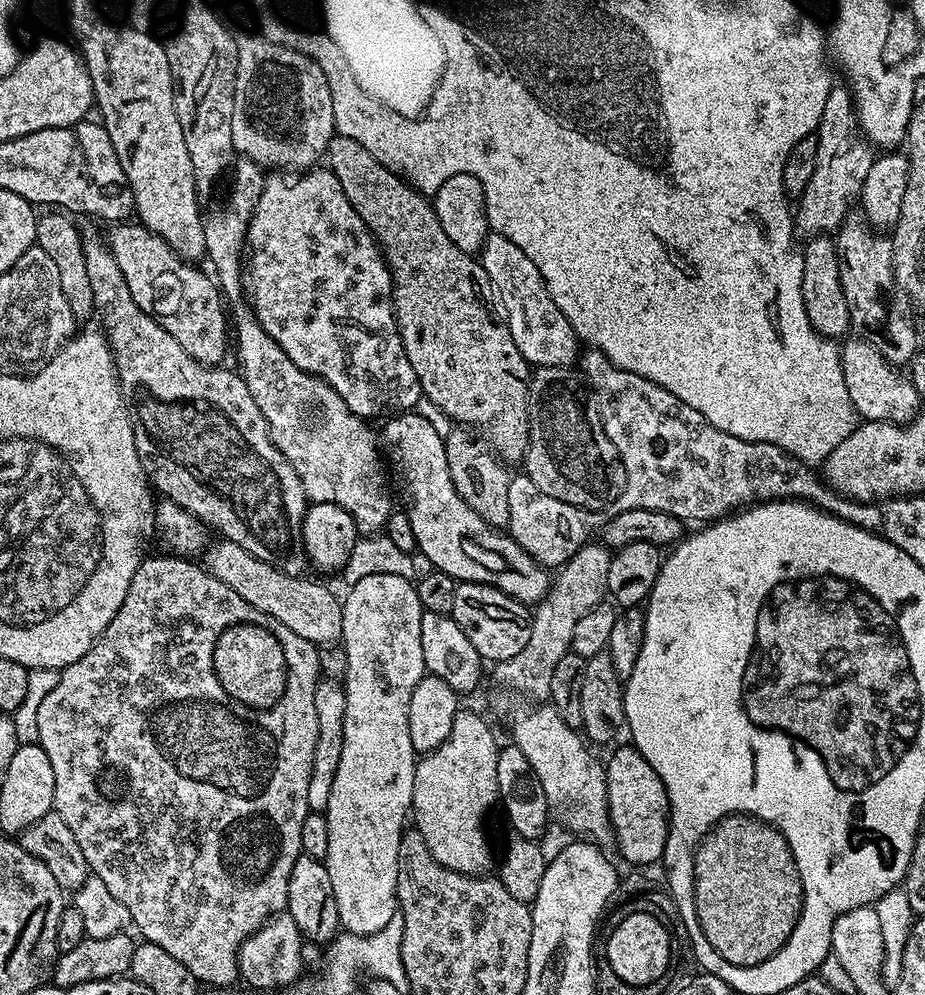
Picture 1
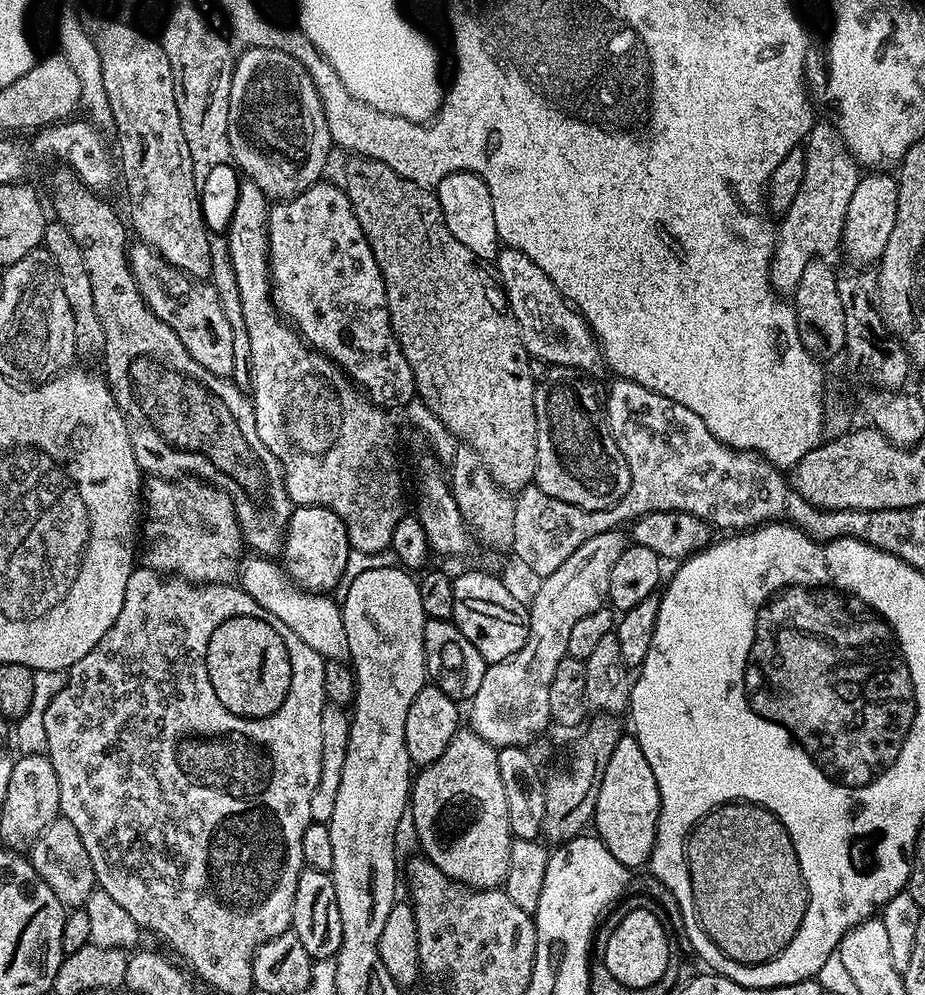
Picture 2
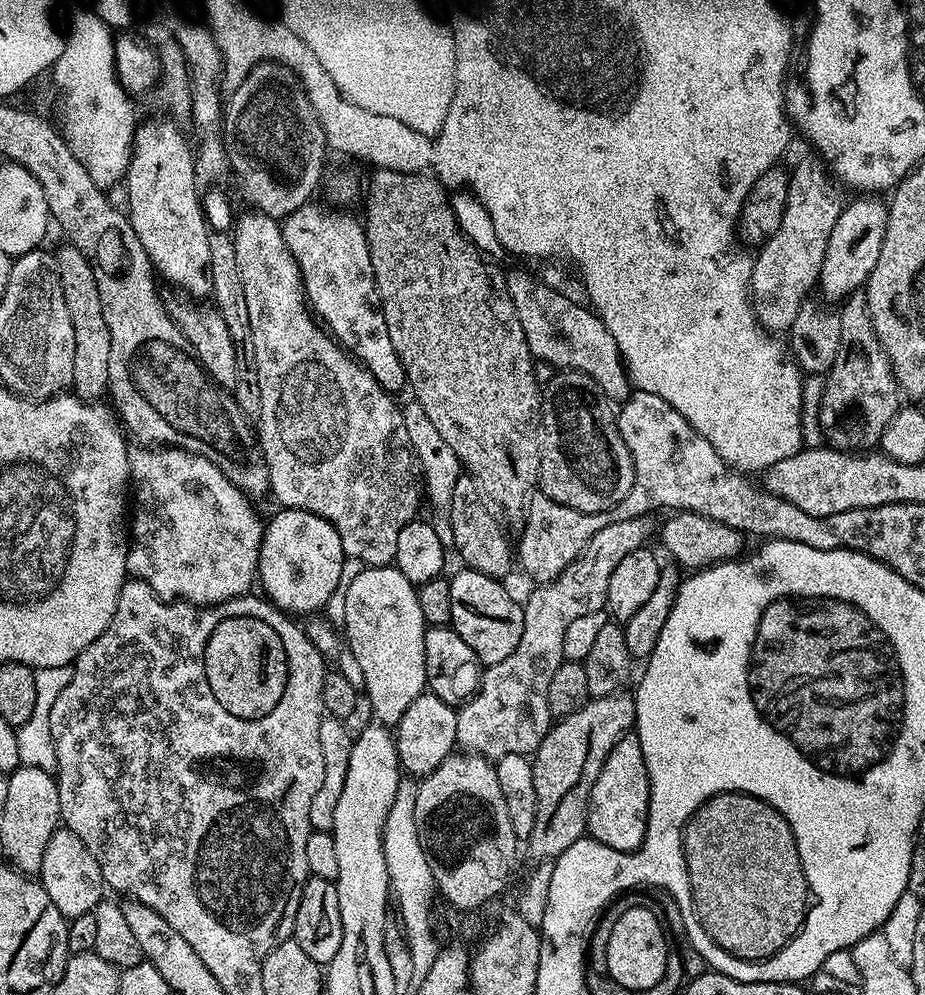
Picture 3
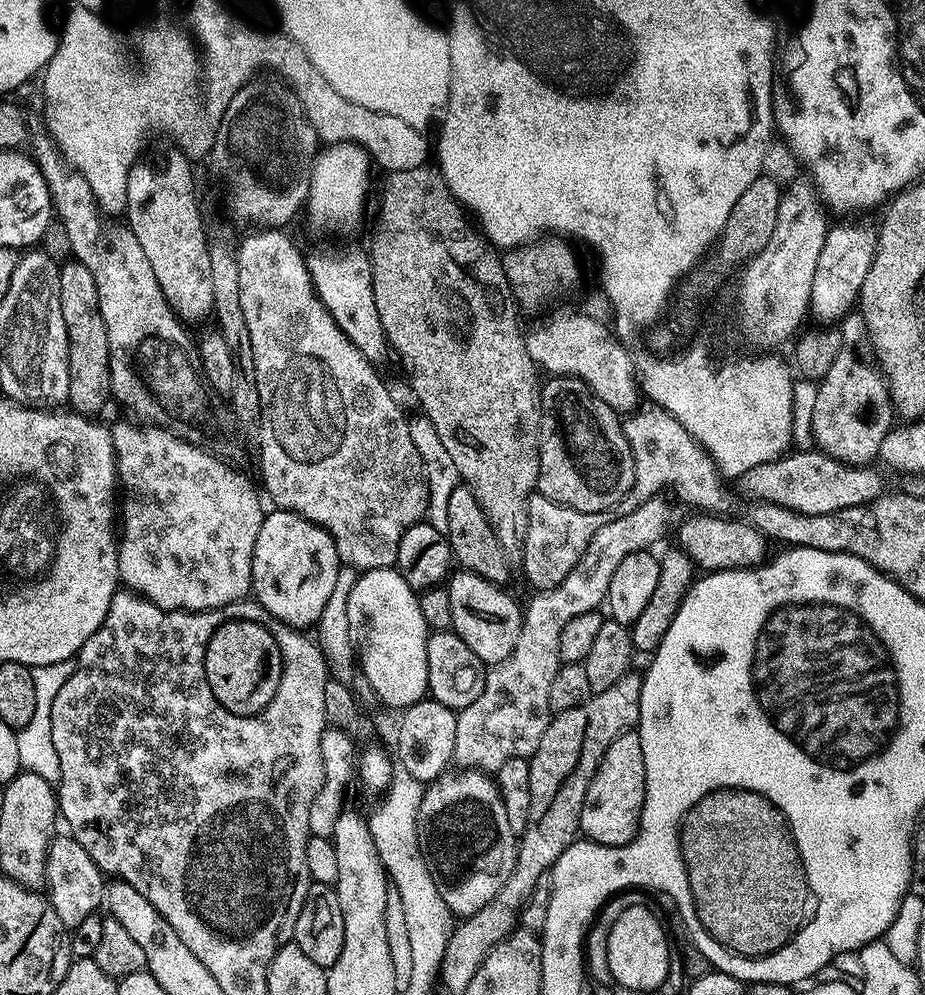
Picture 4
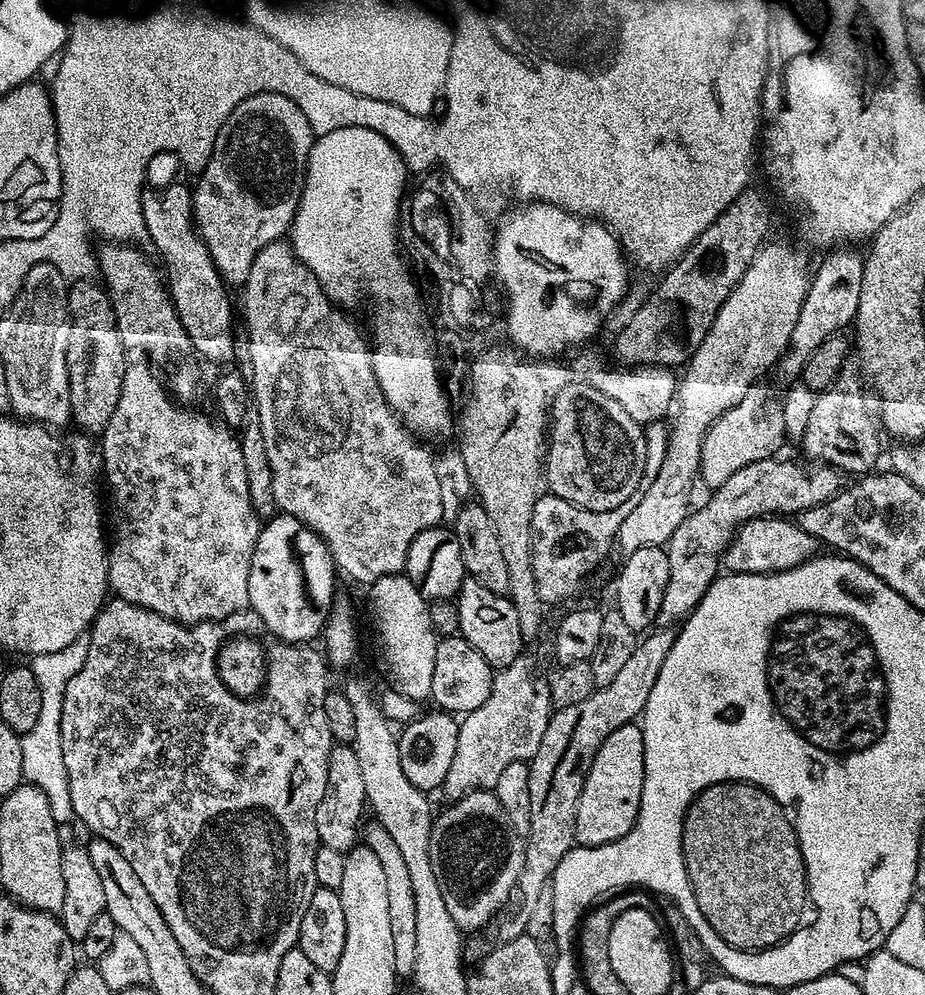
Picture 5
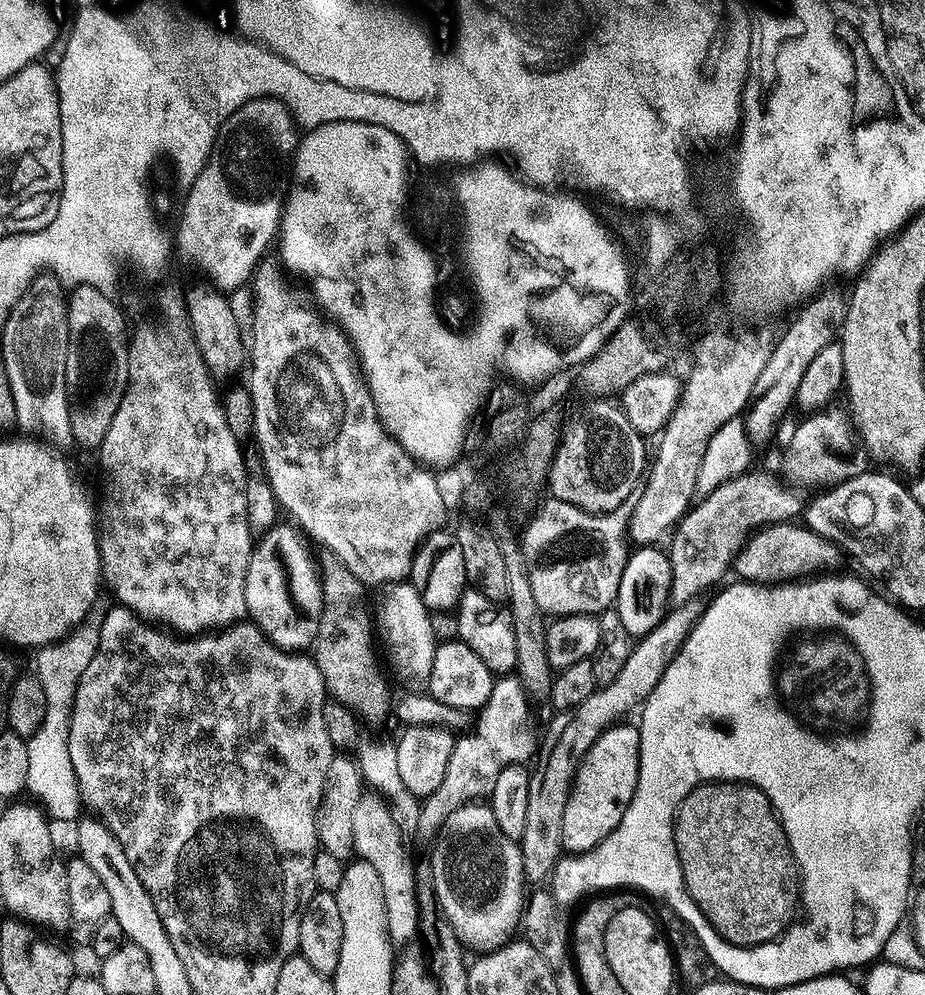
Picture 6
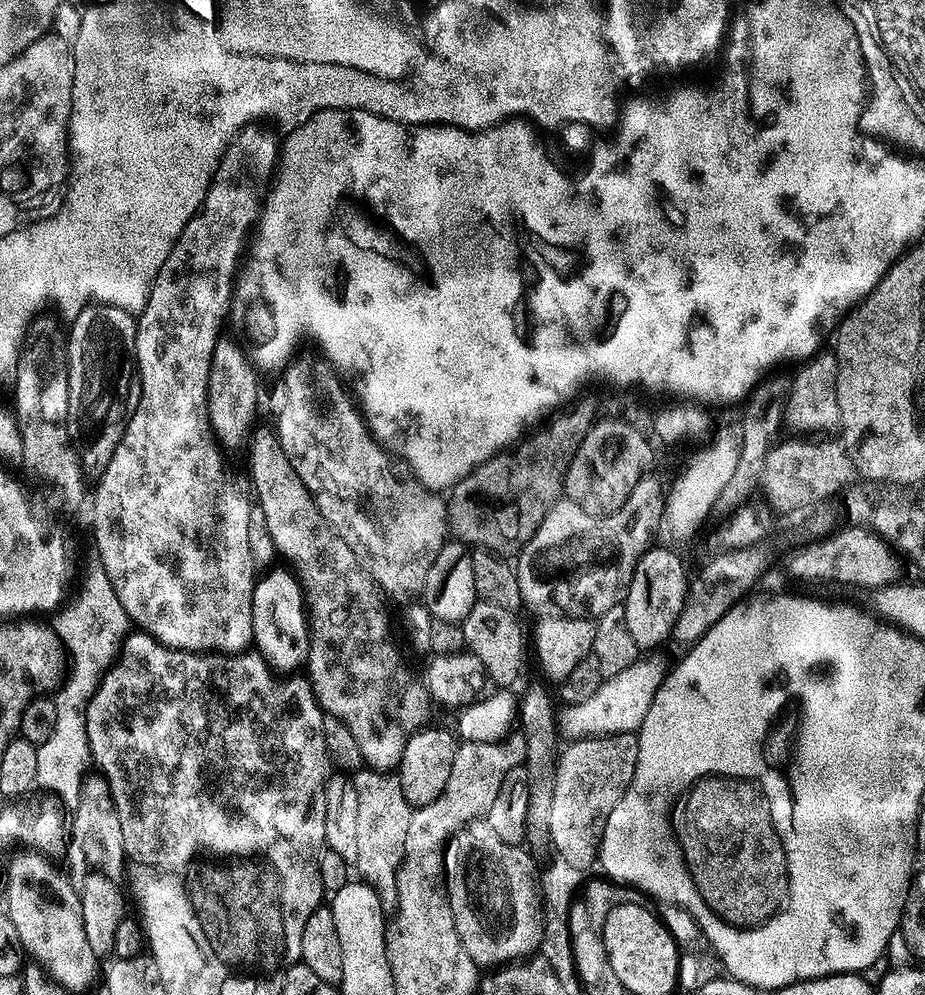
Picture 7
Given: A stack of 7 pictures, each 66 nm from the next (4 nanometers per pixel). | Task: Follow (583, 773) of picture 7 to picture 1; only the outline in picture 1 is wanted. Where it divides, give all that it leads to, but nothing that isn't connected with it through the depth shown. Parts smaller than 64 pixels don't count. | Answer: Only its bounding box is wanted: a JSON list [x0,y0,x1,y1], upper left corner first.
[605,746,668,866]

